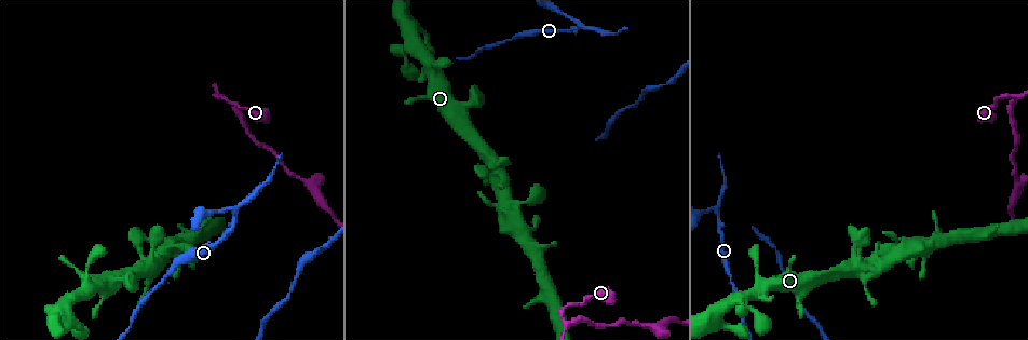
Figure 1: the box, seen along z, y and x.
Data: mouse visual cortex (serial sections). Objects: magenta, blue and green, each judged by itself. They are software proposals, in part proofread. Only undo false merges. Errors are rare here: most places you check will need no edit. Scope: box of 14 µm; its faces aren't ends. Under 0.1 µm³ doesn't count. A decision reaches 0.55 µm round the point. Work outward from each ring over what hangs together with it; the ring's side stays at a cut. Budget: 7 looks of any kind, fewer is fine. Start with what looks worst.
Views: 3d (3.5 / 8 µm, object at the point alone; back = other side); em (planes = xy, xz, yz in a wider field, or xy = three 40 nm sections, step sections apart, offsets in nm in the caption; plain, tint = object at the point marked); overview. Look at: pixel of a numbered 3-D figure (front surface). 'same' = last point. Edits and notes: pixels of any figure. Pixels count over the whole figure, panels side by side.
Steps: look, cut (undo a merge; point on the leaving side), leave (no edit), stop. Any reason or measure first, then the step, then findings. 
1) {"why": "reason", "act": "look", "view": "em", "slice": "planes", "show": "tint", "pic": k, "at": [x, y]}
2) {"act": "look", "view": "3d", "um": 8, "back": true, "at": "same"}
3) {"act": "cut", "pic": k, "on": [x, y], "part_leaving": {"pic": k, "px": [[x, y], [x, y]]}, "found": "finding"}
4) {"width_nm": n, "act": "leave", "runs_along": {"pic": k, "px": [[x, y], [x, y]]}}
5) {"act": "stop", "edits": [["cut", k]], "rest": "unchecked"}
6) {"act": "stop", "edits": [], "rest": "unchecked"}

{"why": "sharp bend", "act": "look", "view": "3d", "um": 3.5, "pic": 1, "at": [235, 209]}

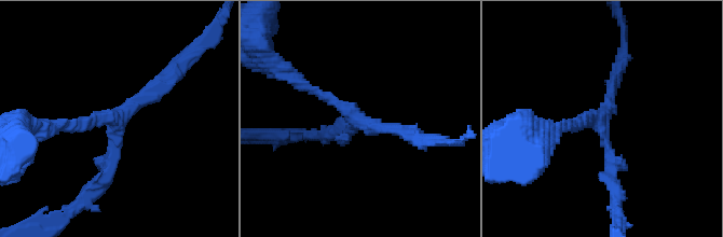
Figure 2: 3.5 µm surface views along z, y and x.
{"why": "now the EM", "act": "look", "view": "em", "slice": "xy", "step": 1, "show": "tint", "pic": 2, "at": [360, 121]}

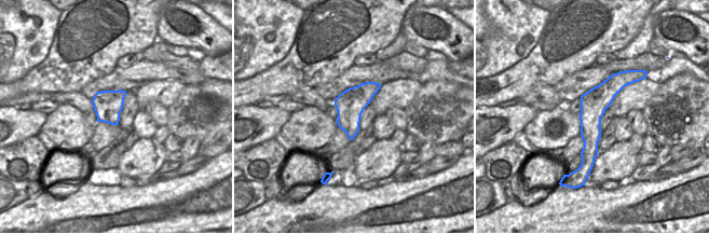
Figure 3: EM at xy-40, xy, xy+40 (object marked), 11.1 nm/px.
{"act": "look", "view": "em", "slice": "planes", "show": "tint", "at": "same"}

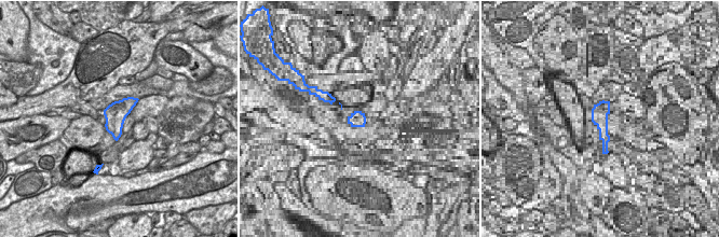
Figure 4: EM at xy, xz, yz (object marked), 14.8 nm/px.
{"act": "leave", "runs_along": {"pic": 2, "px": [[613, 187], [602, 121], [563, 125]]}, "found": "continuous, no second cell"}

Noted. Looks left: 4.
{"why": "three-way junction", "act": "look", "view": "3d", "um": 3.5, "pic": 1, "at": [1014, 97]}

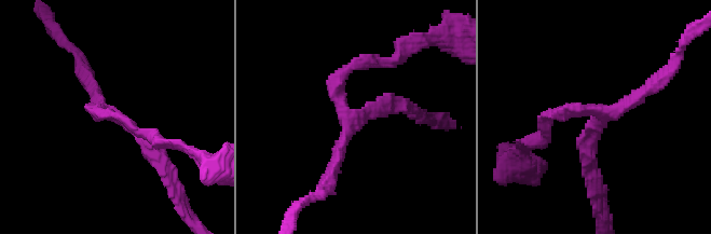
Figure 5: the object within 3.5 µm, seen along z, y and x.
{"arms": 3, "arm_widths_nm": [150, 200, 200], "why": "need the tissue", "act": "look", "view": "em", "slice": "xy", "step": 2, "show": "tint", "pic": 5, "at": [114, 107]}

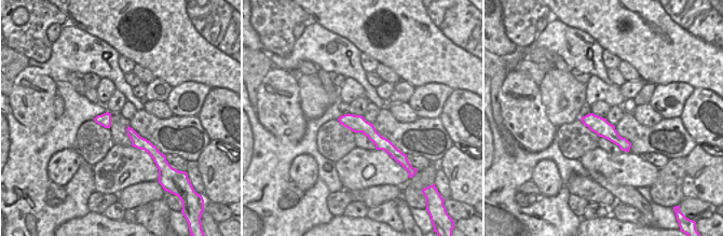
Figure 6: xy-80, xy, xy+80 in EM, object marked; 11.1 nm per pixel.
{"why": "cut it another way", "act": "look", "view": "em", "slice": "planes", "show": "tint", "at": "same"}

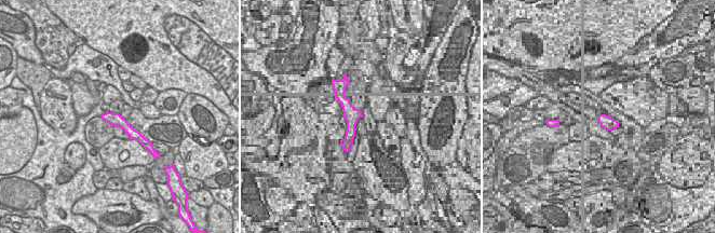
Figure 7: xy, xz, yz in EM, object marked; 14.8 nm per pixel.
{"act": "leave", "runs_along": {"pic": 5, "px": [[118, 118], [161, 161]]}, "found": "continuous, no second cell"}

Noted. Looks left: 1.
{"act": "stop", "edits": [], "rest": "unchecked"}

